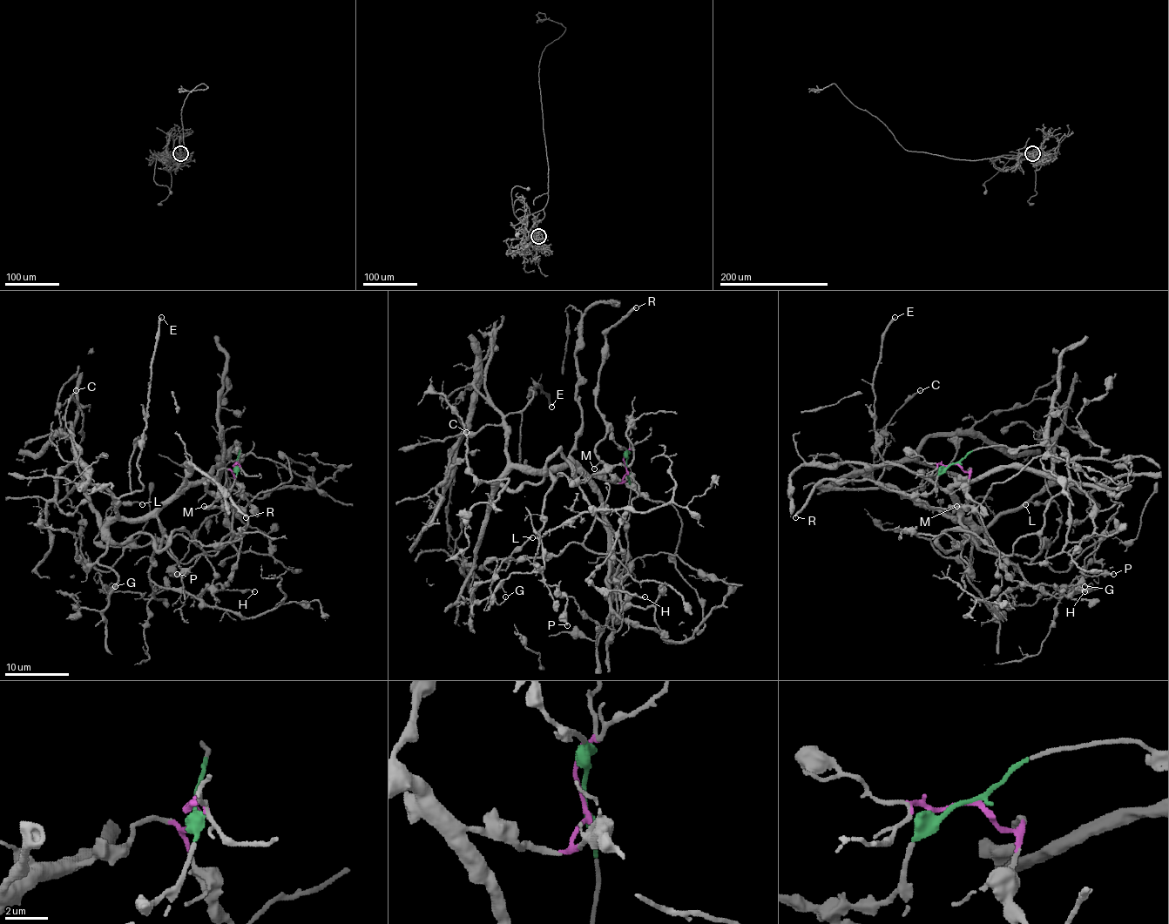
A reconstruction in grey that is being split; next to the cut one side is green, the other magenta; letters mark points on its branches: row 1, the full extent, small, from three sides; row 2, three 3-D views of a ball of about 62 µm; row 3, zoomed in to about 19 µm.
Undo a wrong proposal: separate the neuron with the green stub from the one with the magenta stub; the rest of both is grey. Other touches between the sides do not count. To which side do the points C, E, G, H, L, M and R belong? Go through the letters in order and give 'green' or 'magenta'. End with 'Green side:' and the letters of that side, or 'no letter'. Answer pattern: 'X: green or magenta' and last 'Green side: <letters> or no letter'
C: magenta
E: magenta
G: magenta
H: green
L: magenta
M: green
R: green
Green side: H, M, R

